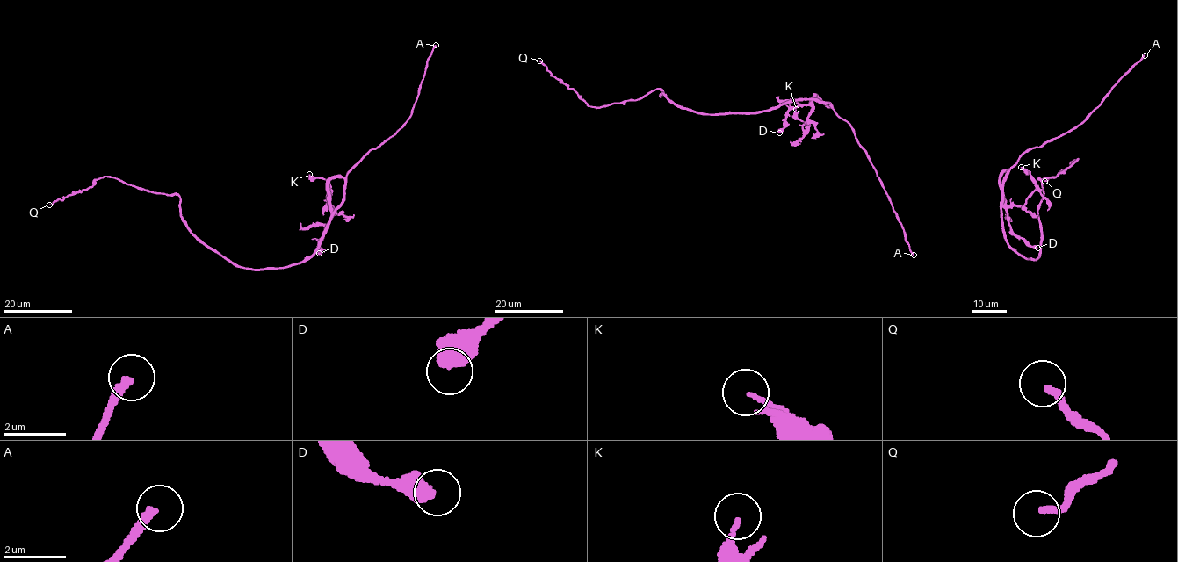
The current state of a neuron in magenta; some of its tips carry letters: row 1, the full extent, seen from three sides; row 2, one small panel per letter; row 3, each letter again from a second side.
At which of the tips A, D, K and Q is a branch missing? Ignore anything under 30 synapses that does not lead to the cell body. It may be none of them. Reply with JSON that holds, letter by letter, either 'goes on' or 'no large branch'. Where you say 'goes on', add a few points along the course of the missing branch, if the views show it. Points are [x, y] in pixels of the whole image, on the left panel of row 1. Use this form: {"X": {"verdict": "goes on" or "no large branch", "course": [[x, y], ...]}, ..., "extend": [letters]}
{"A": {"verdict": "goes on"}, "D": {"verdict": "no large branch"}, "K": {"verdict": "no large branch"}, "Q": {"verdict": "no large branch"}, "extend": ["A"]}

